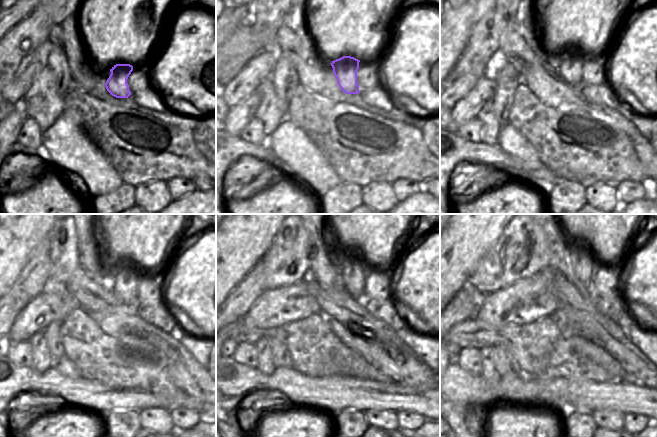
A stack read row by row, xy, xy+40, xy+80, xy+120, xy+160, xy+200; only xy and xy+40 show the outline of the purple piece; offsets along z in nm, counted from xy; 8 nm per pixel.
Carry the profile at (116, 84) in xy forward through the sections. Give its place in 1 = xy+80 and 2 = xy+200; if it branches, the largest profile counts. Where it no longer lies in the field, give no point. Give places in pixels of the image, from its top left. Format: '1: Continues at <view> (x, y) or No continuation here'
1: Continues at xy+80 (570, 69)
2: Continues at xy+200 (573, 258).

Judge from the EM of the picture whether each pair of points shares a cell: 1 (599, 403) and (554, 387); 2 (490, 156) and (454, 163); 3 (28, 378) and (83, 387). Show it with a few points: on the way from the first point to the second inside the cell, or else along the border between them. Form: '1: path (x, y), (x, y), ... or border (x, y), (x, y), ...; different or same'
1: path (588, 396), (565, 395); same
2: path (481, 156), (463, 156); same
3: path (42, 382), (52, 382), (61, 387), (69, 387); same

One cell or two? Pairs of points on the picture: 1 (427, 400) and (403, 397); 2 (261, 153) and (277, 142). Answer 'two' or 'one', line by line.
1: one
2: two

